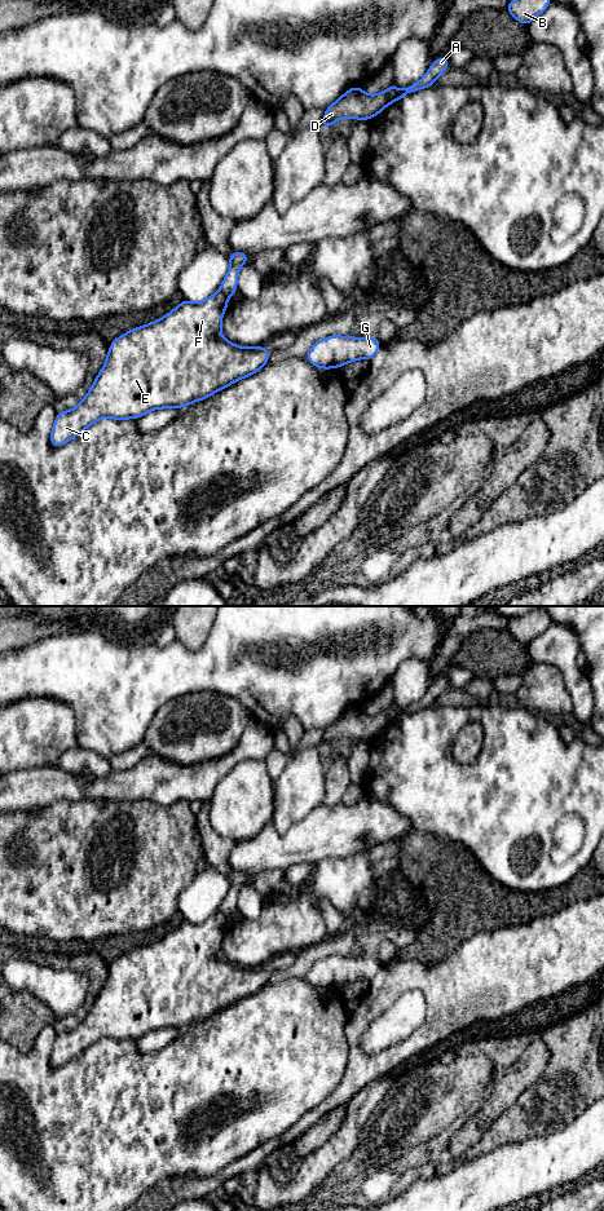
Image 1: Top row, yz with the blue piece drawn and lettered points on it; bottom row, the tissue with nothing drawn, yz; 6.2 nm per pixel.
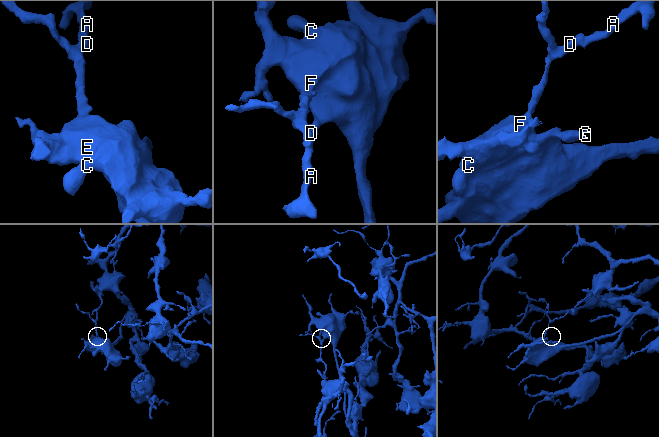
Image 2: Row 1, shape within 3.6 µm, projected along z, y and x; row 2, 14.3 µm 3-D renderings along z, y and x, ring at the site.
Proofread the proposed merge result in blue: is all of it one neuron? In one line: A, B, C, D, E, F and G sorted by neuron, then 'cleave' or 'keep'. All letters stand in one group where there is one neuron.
A B D / C E F G; cleave

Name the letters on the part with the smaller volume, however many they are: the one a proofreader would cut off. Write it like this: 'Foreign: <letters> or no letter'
Foreign: C, E, F, G

